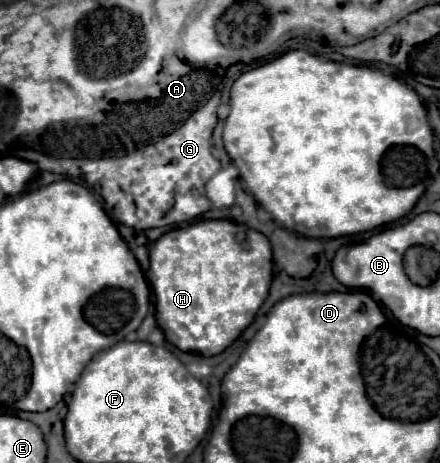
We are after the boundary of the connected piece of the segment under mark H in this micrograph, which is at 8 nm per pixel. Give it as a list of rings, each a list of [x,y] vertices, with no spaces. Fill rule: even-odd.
[[[198,220],[188,228],[174,228],[160,236],[150,250],[147,279],[156,299],[156,320],[166,340],[184,352],[220,354],[248,328],[268,296],[272,276],[266,276],[266,236],[232,220]]]

